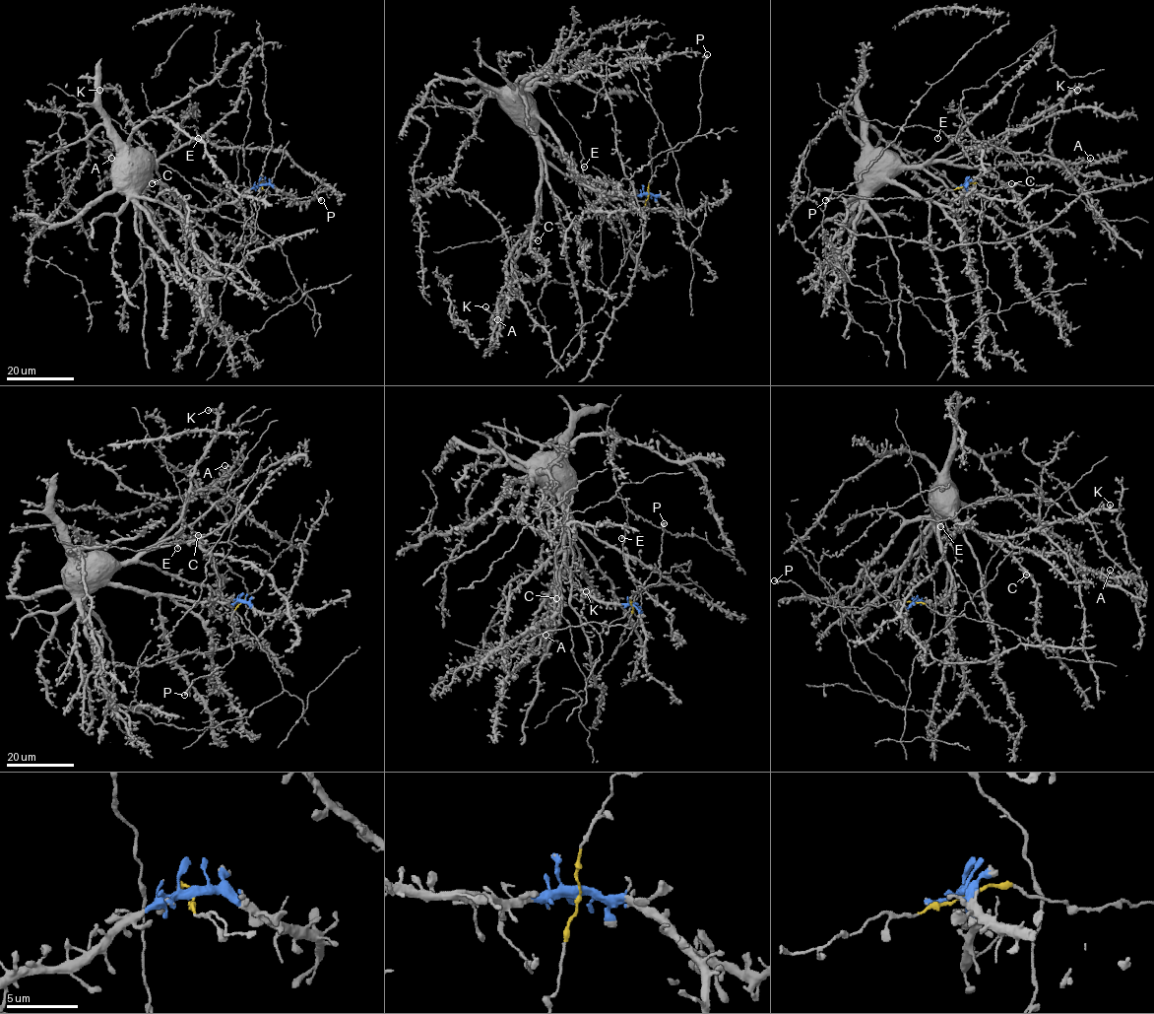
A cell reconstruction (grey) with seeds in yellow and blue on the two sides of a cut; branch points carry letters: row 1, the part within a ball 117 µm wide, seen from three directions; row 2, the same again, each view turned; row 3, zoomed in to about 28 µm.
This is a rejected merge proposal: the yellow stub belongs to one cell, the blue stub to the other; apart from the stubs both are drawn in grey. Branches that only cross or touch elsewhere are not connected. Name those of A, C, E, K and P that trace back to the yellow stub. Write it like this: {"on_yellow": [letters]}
{"on_yellow": ["E", "P"]}

